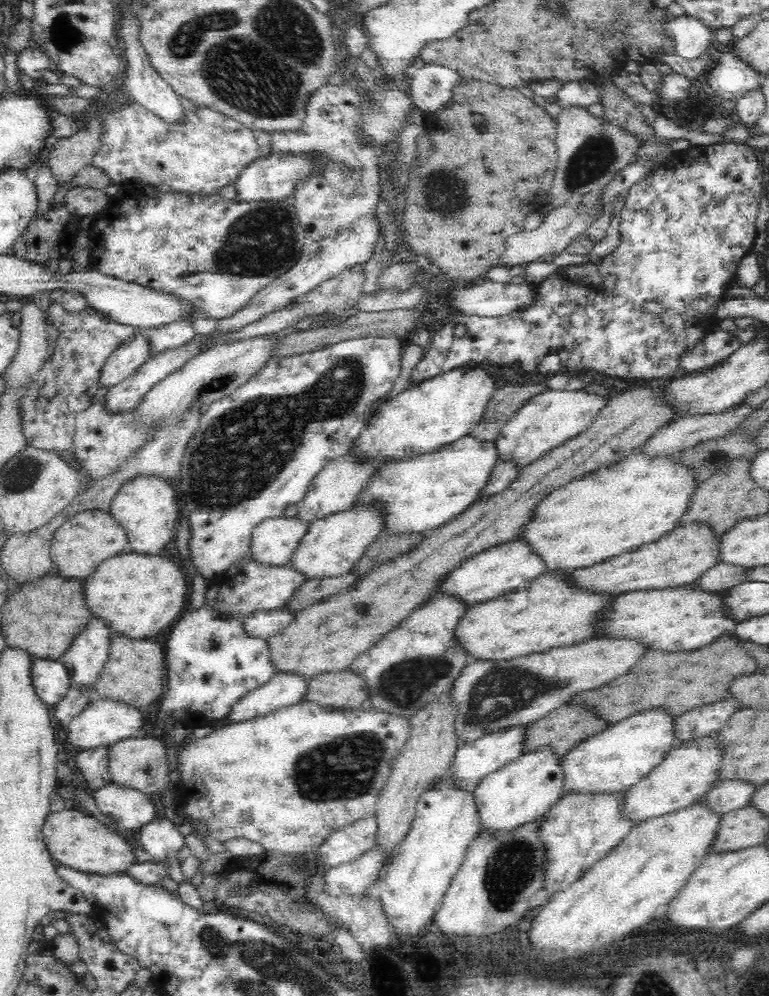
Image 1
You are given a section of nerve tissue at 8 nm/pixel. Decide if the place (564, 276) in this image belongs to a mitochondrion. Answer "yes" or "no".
no

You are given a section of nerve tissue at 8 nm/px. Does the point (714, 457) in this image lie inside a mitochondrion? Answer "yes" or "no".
yes

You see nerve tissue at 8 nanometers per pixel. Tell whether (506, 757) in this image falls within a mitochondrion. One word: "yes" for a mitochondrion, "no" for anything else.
no

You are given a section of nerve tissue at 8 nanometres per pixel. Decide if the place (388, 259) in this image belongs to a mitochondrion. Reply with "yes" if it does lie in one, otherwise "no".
no

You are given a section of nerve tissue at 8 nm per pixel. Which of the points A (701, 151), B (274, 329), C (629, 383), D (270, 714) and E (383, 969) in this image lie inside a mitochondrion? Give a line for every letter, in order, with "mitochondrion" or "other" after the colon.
A: other
B: other
C: other
D: other
E: other

